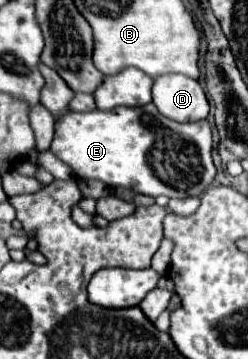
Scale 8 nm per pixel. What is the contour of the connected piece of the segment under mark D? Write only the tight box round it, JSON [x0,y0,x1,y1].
[153,74,209,122]

